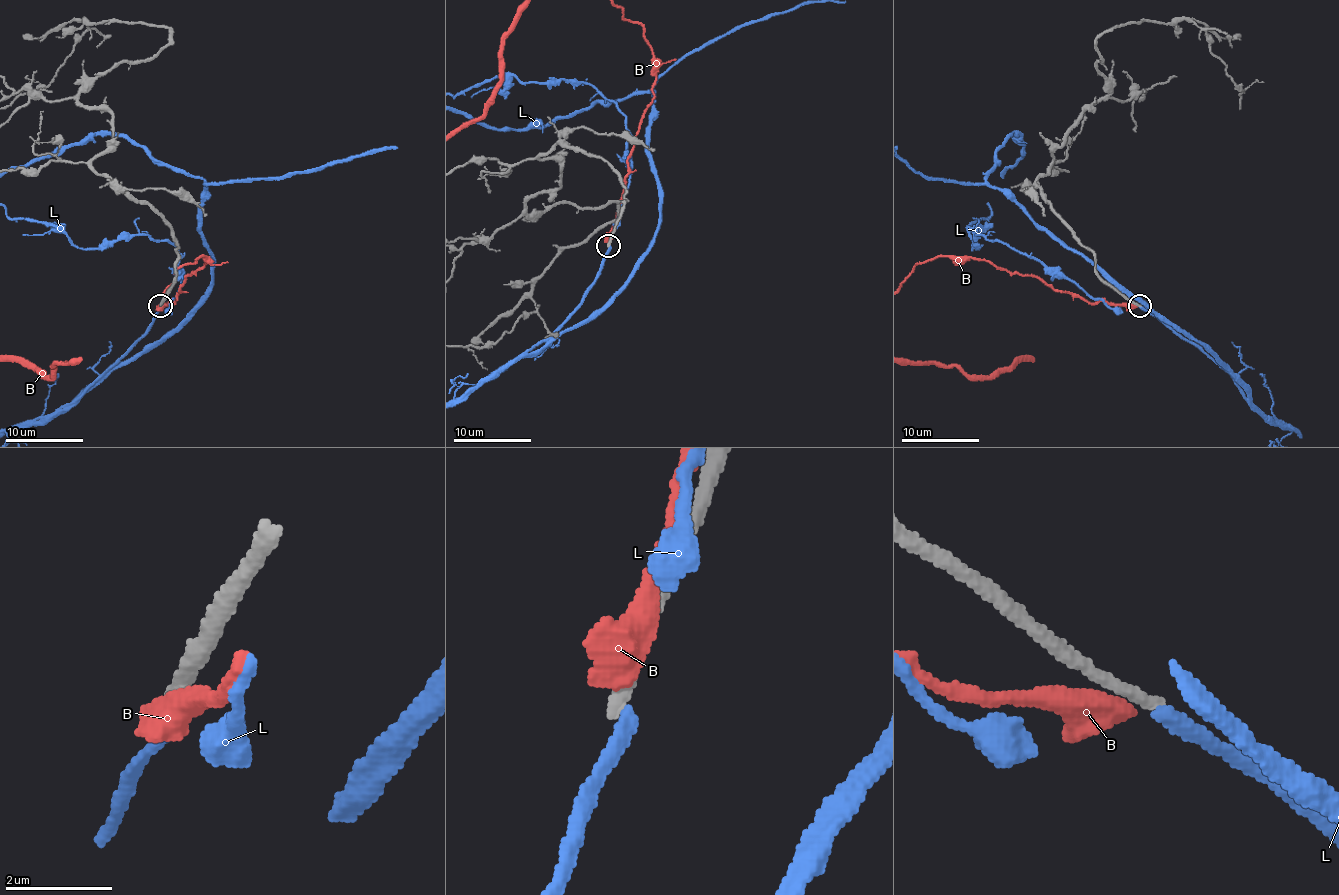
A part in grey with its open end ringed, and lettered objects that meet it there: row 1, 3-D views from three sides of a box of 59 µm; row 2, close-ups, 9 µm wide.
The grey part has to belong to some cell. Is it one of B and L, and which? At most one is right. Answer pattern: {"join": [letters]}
{"join": []}

